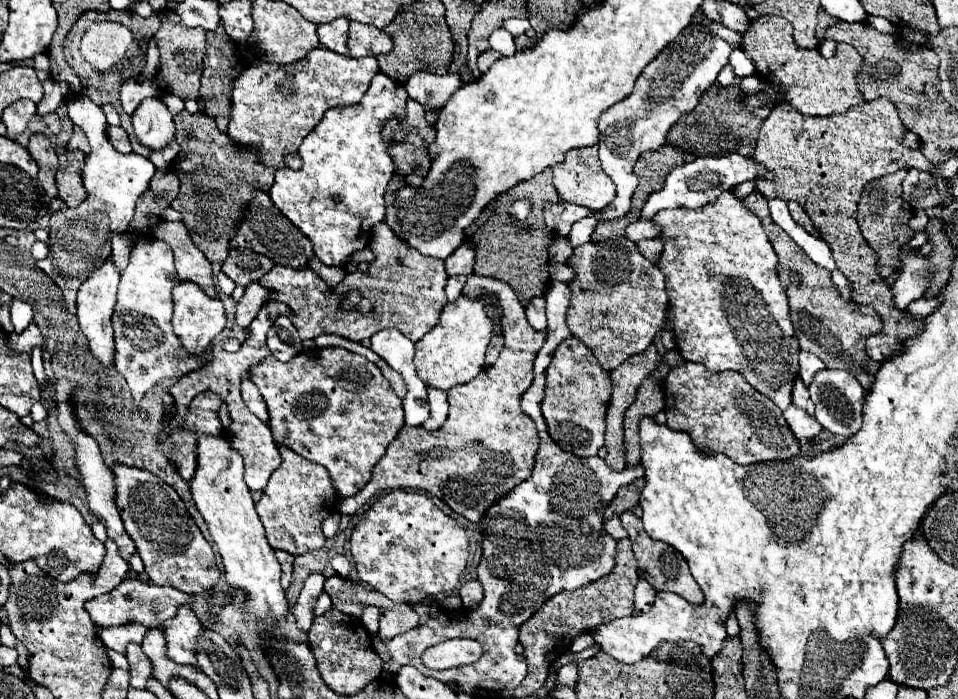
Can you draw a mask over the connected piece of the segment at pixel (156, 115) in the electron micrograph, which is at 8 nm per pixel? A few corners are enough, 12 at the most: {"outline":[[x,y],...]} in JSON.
{"outline":[[161,99],[131,115],[139,143],[159,151],[175,141],[173,115]]}

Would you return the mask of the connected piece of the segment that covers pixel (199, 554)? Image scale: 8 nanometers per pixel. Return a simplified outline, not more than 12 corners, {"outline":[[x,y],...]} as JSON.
{"outline":[[115,465],[117,509],[151,583],[215,587],[219,569],[181,497]]}

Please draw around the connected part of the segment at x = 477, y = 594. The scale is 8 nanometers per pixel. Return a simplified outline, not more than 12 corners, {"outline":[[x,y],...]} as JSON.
{"outline":[[465,581],[459,597],[465,609],[475,609],[483,599],[479,581]]}

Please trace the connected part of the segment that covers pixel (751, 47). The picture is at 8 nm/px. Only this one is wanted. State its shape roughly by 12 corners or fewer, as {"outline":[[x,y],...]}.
{"outline":[[783,17],[751,21],[741,51],[801,115],[863,101],[861,55],[801,49]]}

